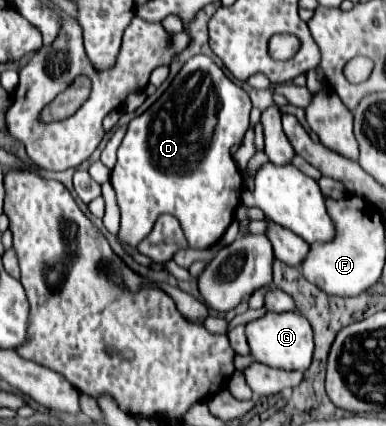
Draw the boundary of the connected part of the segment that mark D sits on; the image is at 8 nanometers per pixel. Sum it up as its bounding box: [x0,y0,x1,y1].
[111,53,249,249]

